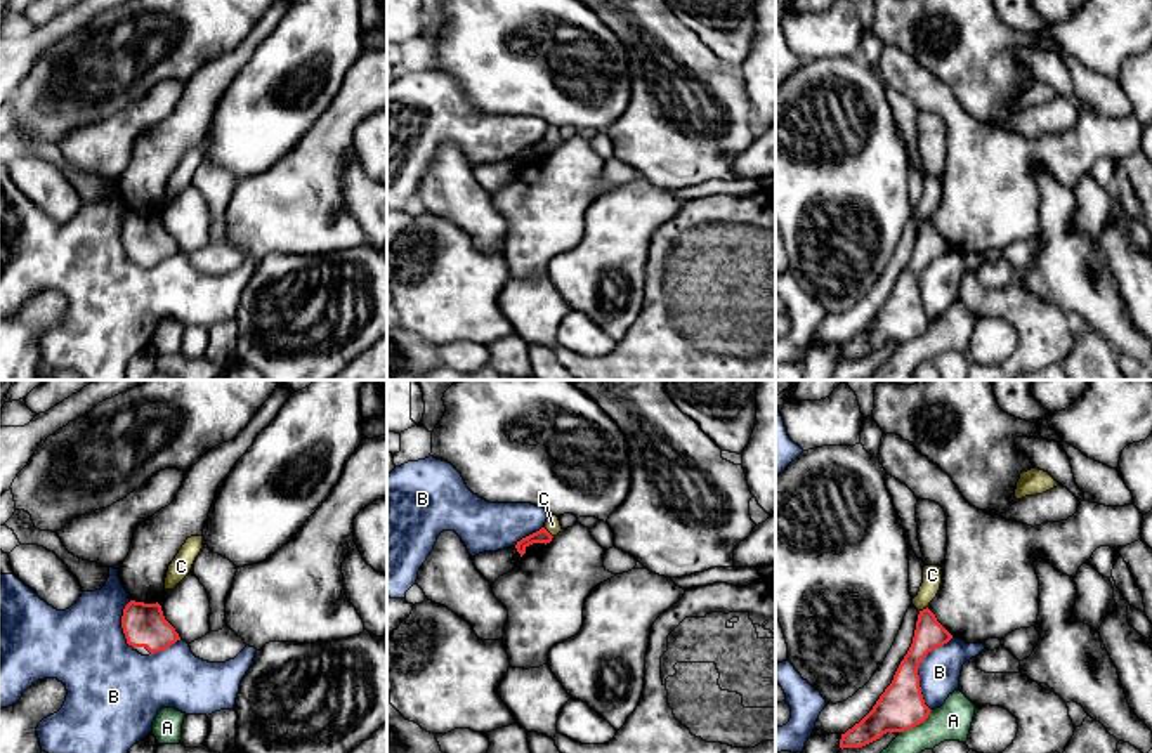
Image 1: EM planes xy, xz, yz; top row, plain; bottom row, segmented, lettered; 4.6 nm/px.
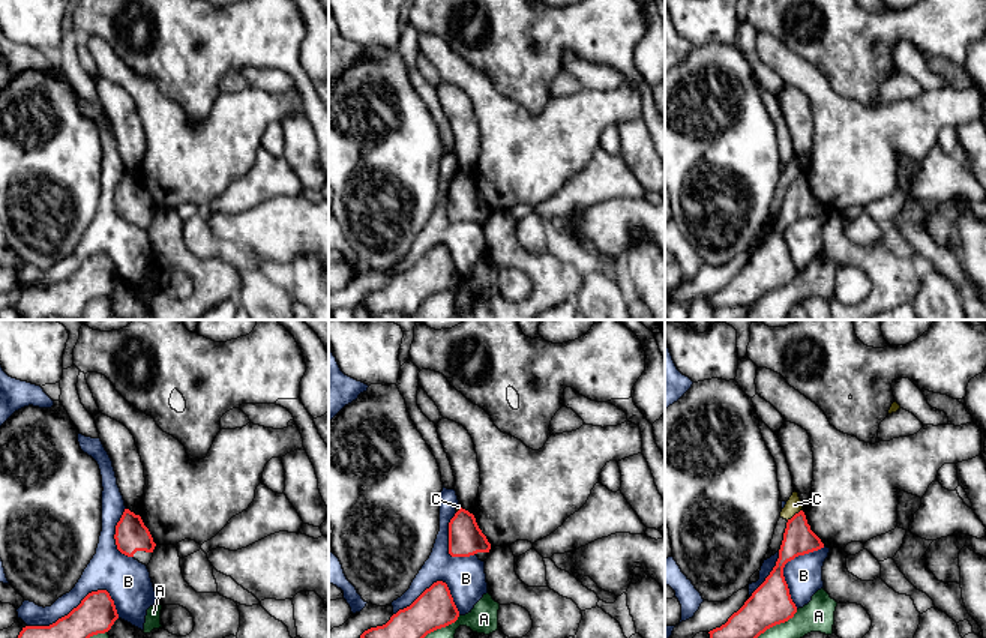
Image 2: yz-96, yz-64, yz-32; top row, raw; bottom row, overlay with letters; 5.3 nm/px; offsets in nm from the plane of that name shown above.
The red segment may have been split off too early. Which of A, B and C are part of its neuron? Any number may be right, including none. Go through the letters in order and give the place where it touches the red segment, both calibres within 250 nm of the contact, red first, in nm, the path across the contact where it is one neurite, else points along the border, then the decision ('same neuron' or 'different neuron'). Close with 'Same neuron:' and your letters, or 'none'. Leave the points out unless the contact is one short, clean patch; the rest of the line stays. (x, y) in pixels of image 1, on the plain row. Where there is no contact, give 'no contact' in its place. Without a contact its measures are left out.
A: yz (916, 335) | 220/180 nm | different neuron
B: yz (916, 281) | 220/190 nm | different neuron
C: xz (549, 144) | 60/70 nm | along xz (543, 139), (552, 148) | different neuron
Same neuron: none

